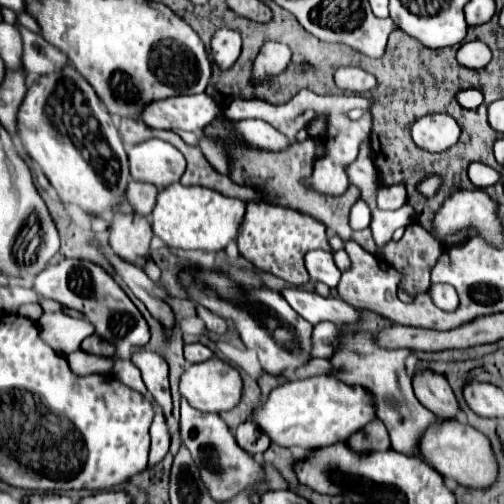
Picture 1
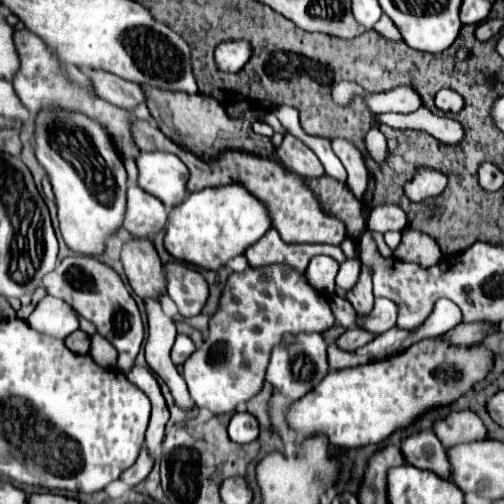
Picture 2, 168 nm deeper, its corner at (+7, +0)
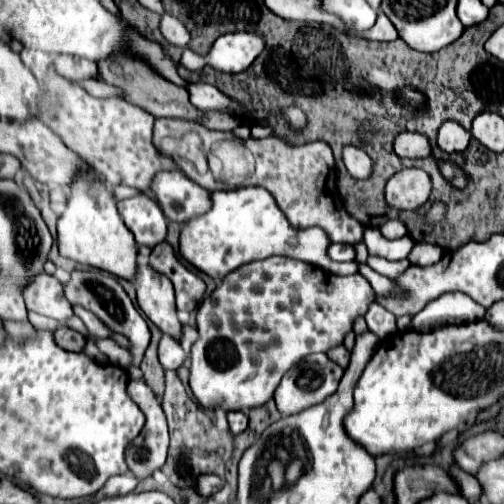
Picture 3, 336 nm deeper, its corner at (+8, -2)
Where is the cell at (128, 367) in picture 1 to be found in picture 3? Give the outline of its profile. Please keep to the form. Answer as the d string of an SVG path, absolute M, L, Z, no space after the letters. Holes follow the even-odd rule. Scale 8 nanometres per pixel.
M126 474L126 476L114 476L106 482L104 490L108 496L120 496L120 494L130 494L138 484L138 478L134 474Z

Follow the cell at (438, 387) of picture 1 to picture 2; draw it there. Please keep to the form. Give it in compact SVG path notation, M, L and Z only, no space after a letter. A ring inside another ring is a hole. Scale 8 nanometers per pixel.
M451 412L445 420L435 424L435 434L445 448L453 448L457 444L469 444L471 440L485 440L487 428L475 412Z

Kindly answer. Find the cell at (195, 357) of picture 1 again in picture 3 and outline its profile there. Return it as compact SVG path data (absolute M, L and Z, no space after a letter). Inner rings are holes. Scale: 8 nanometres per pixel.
M164 334L158 346L158 358L166 370L178 370L186 360L186 352L174 336Z

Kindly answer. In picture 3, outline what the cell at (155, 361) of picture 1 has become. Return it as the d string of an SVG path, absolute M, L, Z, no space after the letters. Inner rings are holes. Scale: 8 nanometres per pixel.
M130 380L128 382L128 394L132 396L132 400L140 406L140 410L146 416L146 426L142 430L142 436L126 450L126 462L132 474L136 474L136 478L148 478L154 470L158 470L164 462L166 462L166 452L168 452L168 426L166 426L166 416L162 410L160 400L156 398L156 394L152 392L152 388L144 382L144 380Z

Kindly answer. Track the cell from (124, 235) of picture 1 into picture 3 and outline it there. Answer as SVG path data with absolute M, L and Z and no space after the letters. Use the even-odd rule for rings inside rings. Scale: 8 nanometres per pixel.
M140 264L136 270L136 300L140 310L164 332L172 334L174 338L180 338L182 324L176 316L176 304L174 304L174 288L172 282L156 272L148 264Z

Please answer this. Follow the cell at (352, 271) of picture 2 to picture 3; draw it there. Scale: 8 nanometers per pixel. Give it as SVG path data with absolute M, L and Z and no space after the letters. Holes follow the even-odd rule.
M270 256L236 268L198 308L196 322L200 336L190 352L188 380L196 400L206 410L222 408L226 412L246 412L266 404L274 396L284 370L308 354L328 352L330 346L342 344L344 334L352 330L354 318L366 314L372 294L372 286L358 272L352 276L334 276L314 264L288 256Z

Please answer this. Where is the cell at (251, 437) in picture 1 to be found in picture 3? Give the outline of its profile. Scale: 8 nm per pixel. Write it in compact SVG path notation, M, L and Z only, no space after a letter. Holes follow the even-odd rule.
M228 412L228 424L230 424L230 432L238 436L248 428L248 416L244 412Z

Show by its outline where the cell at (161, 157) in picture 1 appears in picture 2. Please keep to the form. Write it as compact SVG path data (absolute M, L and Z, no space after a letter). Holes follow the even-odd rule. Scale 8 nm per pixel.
M141 152L137 158L139 180L137 184L157 196L165 208L175 208L185 200L189 170L187 166L169 152Z

